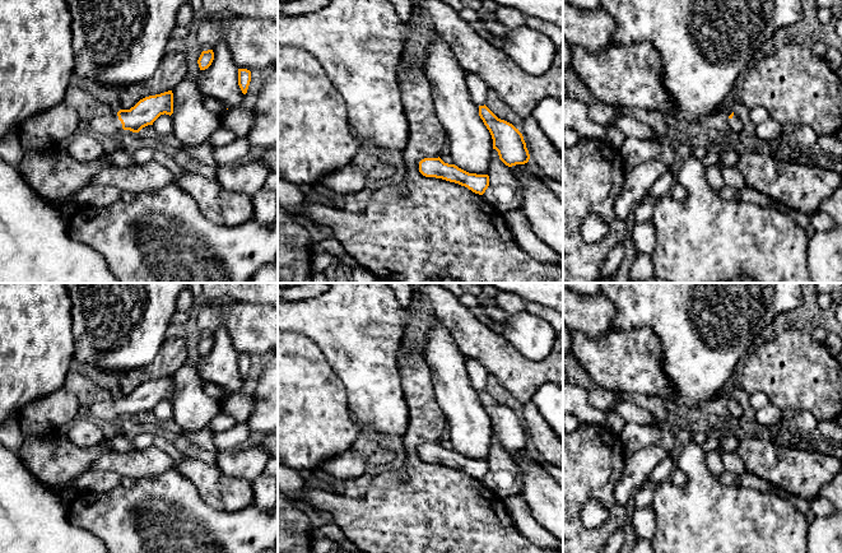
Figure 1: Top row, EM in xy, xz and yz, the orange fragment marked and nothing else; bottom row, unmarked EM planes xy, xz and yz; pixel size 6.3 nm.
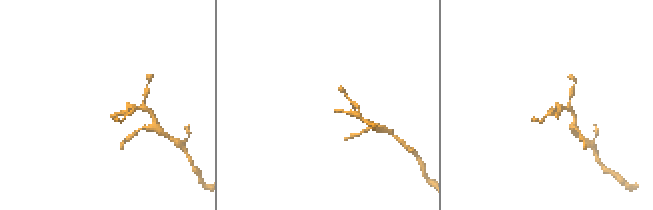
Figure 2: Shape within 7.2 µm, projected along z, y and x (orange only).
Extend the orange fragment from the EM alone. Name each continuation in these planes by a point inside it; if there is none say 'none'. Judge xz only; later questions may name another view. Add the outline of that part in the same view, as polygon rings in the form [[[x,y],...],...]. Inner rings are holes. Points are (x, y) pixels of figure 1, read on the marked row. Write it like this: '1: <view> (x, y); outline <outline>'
none

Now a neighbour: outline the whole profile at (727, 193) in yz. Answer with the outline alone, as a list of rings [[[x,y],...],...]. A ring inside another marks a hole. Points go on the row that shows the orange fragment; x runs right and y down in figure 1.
[[[724,186],[722,189],[717,190],[716,192],[721,198],[724,198],[725,200],[740,201],[740,199],[739,199],[739,190],[738,189]]]

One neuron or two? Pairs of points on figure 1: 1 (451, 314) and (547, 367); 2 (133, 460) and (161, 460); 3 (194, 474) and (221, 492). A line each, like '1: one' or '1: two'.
1: one
2: one
3: one

